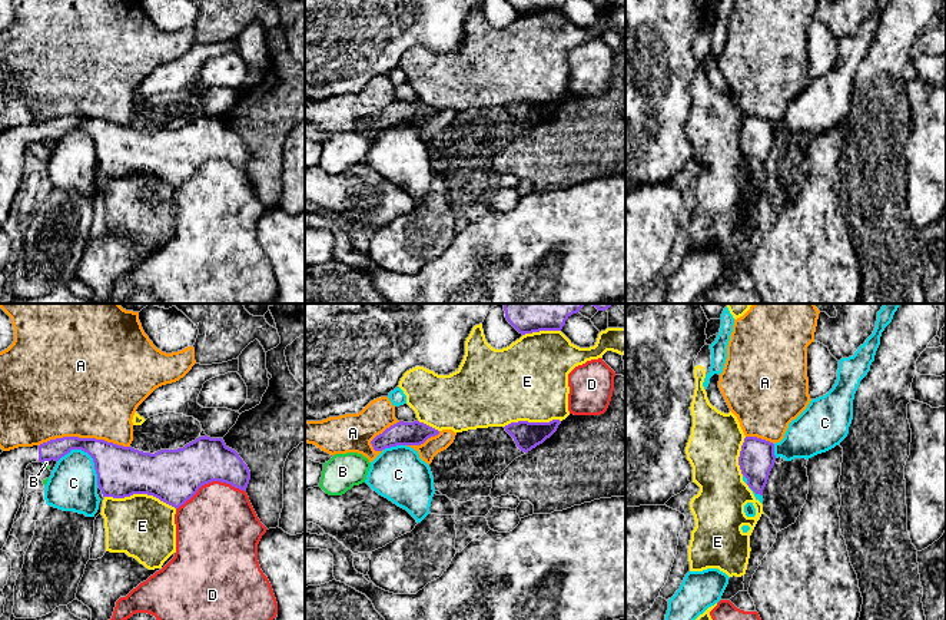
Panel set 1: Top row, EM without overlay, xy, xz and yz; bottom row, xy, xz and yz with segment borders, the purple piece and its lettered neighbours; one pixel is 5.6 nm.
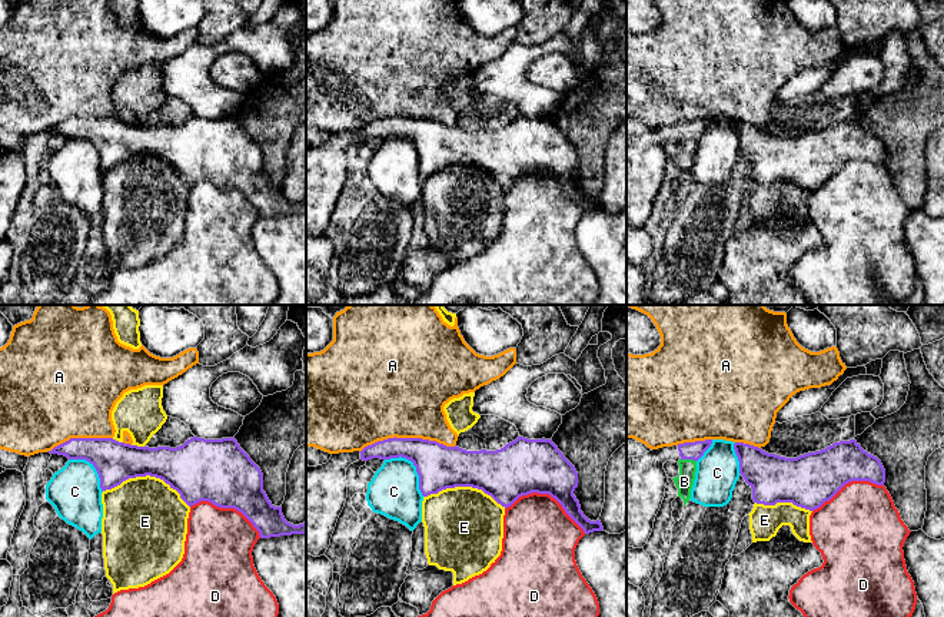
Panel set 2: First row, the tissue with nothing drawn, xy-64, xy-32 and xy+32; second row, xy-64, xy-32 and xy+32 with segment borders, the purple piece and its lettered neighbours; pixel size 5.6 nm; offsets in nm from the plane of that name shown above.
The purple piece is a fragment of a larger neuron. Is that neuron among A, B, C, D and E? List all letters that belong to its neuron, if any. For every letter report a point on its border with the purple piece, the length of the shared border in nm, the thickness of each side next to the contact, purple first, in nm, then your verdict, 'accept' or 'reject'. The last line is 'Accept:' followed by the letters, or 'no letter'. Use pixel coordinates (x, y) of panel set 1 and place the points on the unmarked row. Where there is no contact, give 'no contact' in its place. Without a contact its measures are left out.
A: contact xy (85, 118); length 500 nm; calibres 240 and 500 nm; reject
B: contact xy (45, 139); length 40 nm; calibres 110 and 30 nm; reject
C: contact xy (88, 132); length 280 nm; calibres 280 and 280 nm; reject
D: contact xy (211, 161); length 400 nm; calibres 300 and 420 nm; reject
E: contact xy (140, 172); length 400 nm; calibres 300 and 360 nm; reject
Accept: no letter

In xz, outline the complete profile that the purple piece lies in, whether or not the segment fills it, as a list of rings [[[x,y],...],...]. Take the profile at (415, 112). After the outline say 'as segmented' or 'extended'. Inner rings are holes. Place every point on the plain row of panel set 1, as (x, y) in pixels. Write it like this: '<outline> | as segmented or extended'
[[[418,99],[414,102],[399,100],[389,107],[386,107],[382,113],[376,115],[371,123],[375,130],[382,130],[385,127],[396,126],[396,125],[421,125],[428,117],[438,115],[439,110],[419,102]]] | as segmented

